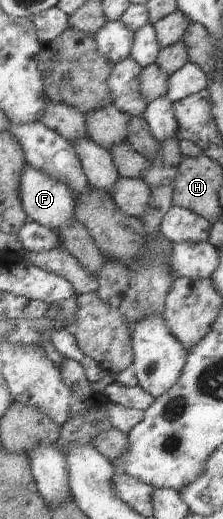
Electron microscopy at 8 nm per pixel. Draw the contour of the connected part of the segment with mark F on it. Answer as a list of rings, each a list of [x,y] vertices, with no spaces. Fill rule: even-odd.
[[[26,164],[19,182],[18,197],[22,211],[32,222],[58,233],[74,217],[75,197],[67,186],[55,178]]]

